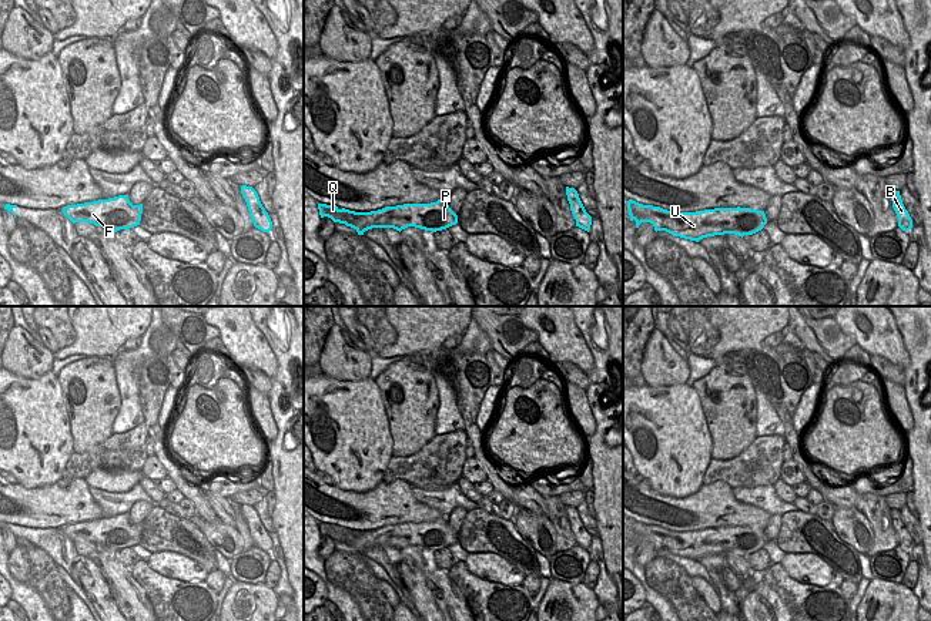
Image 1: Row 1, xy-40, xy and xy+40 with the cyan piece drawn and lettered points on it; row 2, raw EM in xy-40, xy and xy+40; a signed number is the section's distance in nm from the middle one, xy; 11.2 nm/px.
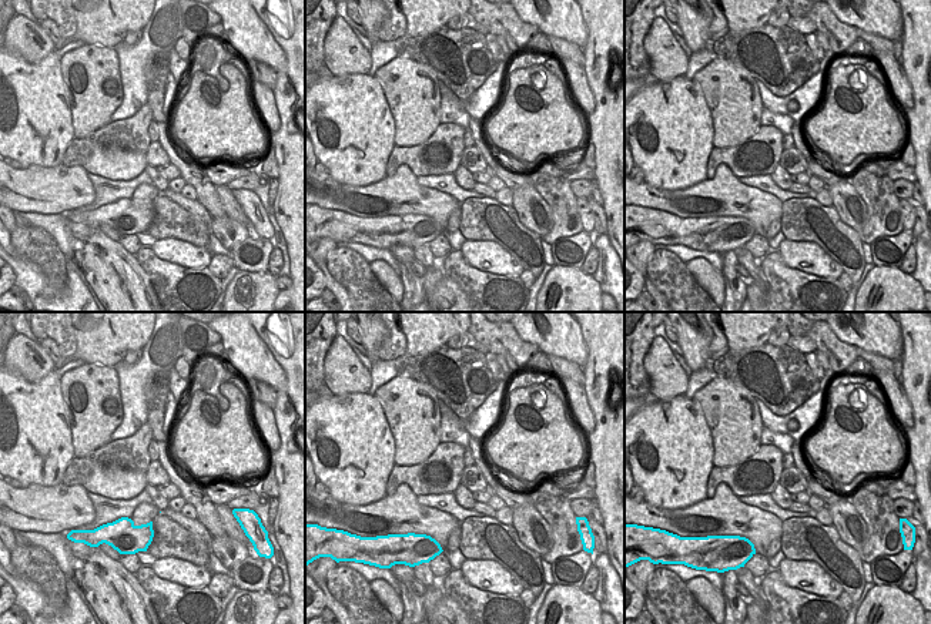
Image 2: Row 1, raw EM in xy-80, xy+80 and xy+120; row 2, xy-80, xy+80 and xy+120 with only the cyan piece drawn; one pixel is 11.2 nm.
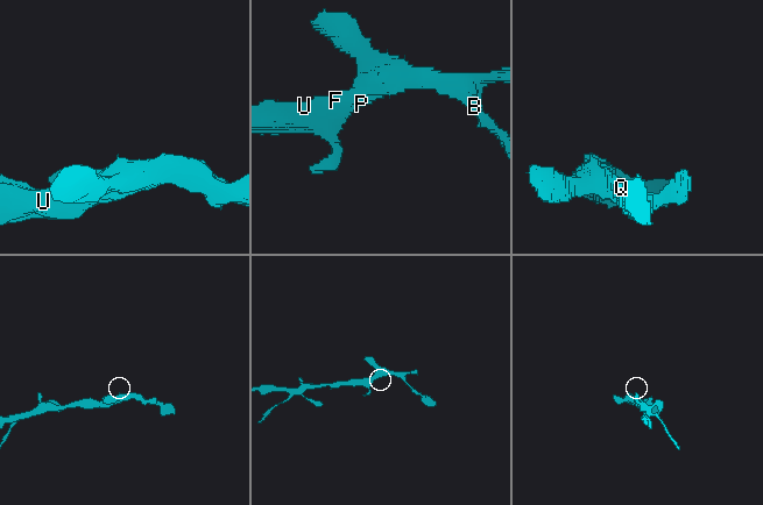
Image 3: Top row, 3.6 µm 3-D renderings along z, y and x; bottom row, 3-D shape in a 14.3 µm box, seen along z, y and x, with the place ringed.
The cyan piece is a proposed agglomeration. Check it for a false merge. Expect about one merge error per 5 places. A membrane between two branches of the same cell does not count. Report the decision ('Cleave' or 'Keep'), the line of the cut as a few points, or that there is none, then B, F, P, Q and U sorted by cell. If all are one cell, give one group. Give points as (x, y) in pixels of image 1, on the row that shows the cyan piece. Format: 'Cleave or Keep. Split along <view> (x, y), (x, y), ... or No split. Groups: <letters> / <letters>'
Keep. No split. Groups: B F P Q U.

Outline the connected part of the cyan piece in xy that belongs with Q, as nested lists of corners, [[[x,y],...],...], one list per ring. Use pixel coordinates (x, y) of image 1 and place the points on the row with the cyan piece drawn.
[[[445,197],[431,204],[403,204],[371,212],[339,209],[326,204],[318,204],[318,209],[321,218],[328,216],[334,222],[345,224],[358,235],[372,228],[394,228],[401,232],[408,226],[436,232],[458,224],[458,215],[449,208]]]

